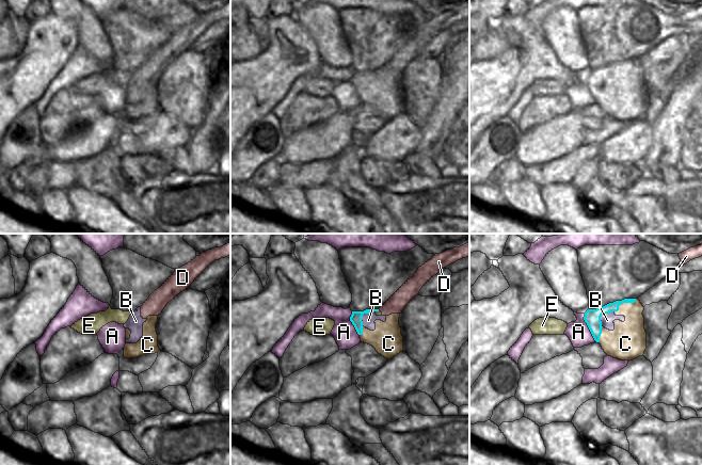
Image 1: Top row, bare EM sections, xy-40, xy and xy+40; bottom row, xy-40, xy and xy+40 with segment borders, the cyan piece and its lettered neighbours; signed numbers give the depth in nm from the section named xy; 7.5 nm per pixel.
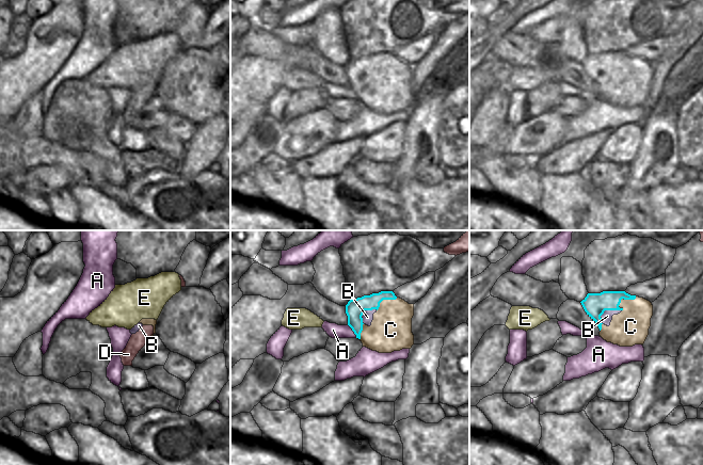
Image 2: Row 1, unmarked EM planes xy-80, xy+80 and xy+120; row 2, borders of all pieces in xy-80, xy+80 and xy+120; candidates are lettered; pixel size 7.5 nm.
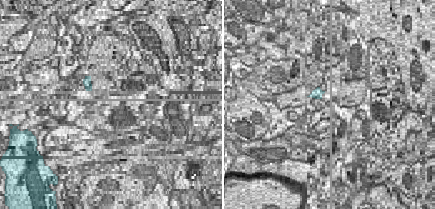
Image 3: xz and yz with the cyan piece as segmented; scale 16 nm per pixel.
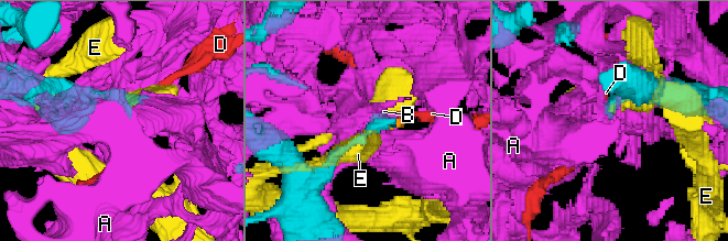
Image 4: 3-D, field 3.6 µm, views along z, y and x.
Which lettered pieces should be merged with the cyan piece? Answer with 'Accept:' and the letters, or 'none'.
Accept: none.

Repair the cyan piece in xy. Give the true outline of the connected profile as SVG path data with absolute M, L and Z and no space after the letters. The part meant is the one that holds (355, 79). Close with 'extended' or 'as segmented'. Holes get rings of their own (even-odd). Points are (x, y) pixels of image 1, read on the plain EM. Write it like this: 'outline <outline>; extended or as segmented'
outline M366 70L364 73L352 73L352 76L350 78L350 82L354 86L356 93L358 96L363 95L363 82L362 78L364 75L370 75L372 73L379 73L379 70Z; as segmented

